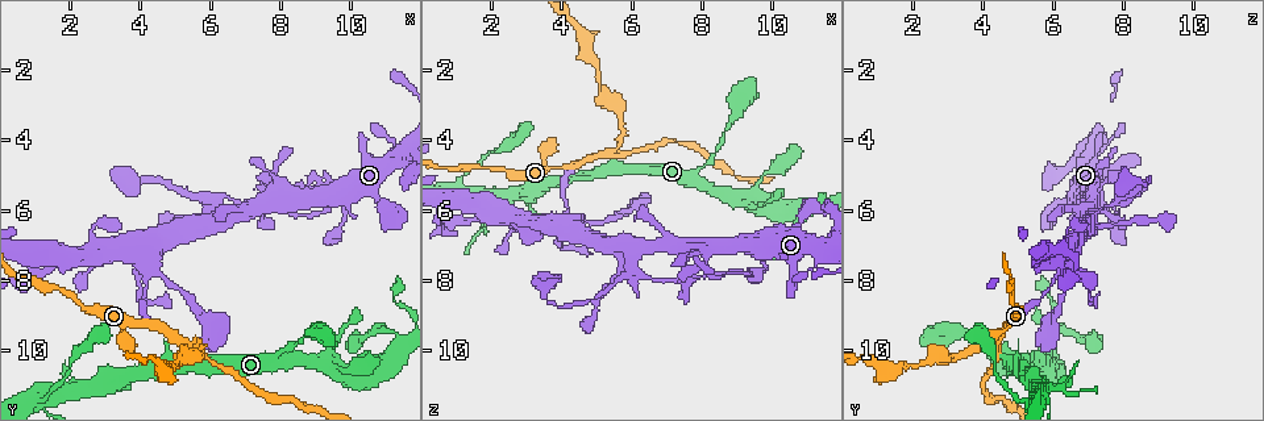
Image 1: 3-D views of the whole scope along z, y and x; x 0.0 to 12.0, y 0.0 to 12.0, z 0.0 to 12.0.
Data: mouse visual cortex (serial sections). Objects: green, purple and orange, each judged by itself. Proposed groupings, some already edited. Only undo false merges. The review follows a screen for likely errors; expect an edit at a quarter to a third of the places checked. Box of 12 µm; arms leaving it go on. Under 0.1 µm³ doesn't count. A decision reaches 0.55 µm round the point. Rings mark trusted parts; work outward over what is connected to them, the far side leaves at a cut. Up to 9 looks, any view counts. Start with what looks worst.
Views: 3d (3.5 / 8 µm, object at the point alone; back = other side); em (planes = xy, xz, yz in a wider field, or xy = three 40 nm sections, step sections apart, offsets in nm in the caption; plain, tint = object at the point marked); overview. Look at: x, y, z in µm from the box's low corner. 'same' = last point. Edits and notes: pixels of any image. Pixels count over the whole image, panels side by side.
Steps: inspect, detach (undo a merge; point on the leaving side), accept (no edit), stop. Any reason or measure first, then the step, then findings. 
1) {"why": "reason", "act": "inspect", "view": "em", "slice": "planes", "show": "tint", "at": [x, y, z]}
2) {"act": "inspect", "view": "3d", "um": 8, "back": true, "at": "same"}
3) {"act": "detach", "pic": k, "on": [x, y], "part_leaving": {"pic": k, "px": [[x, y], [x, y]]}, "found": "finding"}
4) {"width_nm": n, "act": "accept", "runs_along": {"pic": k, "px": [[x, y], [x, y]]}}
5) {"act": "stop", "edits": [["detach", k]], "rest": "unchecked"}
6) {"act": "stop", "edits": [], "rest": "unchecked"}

{"why": "three arms meet", "act": "inspect", "view": "3d", "um": 3.5, "at": [5.5, 9.9, 4.4]}

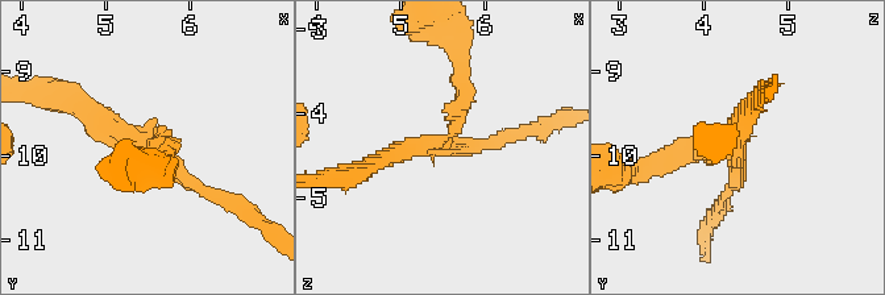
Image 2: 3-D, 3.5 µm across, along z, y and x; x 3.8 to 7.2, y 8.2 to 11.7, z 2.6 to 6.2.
{"arm_widths_nm": [150, 200, 250], "act": "detach", "pic": 2, "on": [461, 94], "part_leaving": {"pic": 2, "px": [[441, 142], [462, 106], [445, 34]]}, "found": "a second cell is stuck on"}

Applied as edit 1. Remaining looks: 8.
{"why": "redraw", "act": "inspect", "view": "overview"}

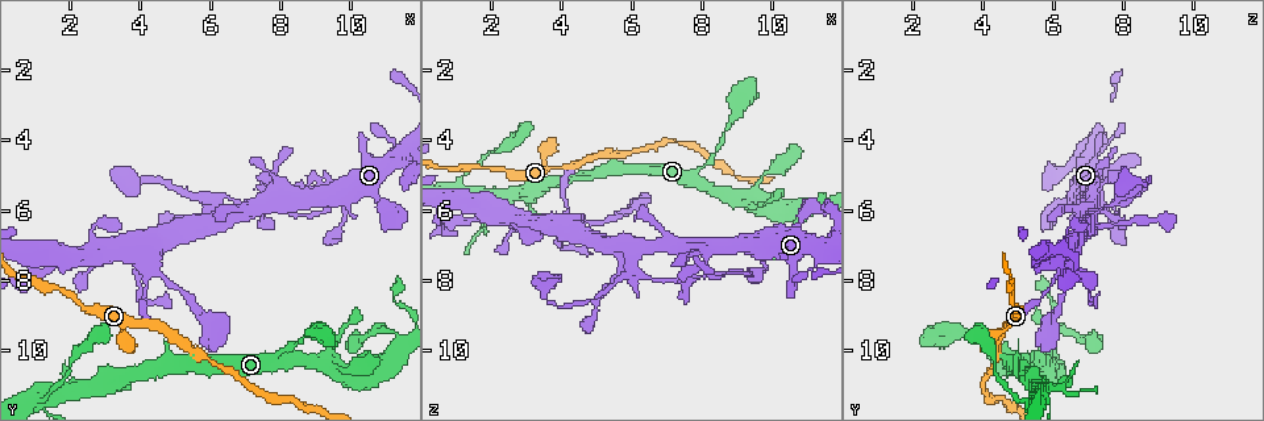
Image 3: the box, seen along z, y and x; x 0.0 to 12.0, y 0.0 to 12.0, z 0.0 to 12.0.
{"why": "two arms in line, one across", "act": "inspect", "view": "3d", "um": 3.5, "at": [6.0, 5.8, 7.6]}

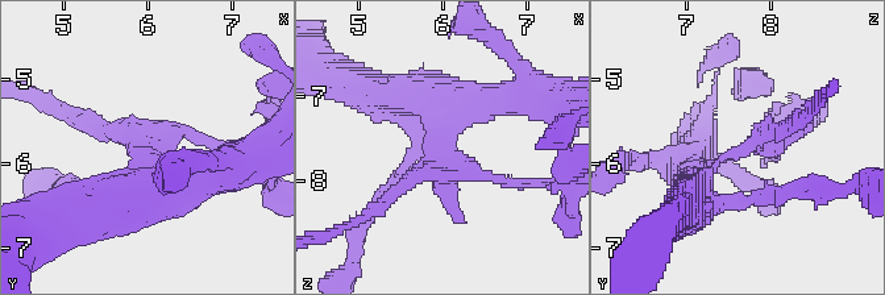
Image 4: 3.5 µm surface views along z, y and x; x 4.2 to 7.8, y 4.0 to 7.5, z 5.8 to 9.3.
{"why": "need the tissue", "act": "inspect", "view": "em", "slice": "xy", "step": 5, "show": "tint", "at": [6.00, 5.80, 7.60]}

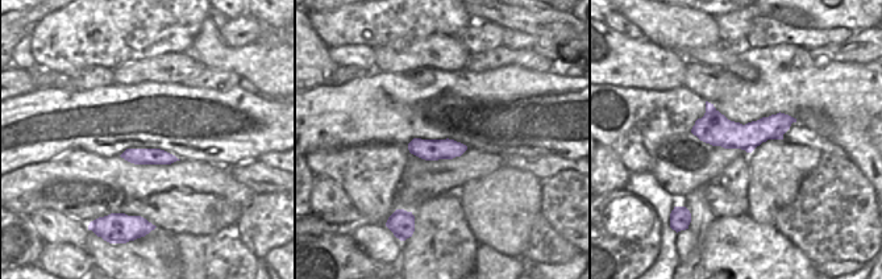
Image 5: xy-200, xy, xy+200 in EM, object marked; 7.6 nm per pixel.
{"width_nm": 160, "act": "detach", "pic": 4, "on": [528, 182], "found": "a second cell is stuck on"}

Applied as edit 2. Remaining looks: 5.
{"act": "inspect", "view": "overview"}

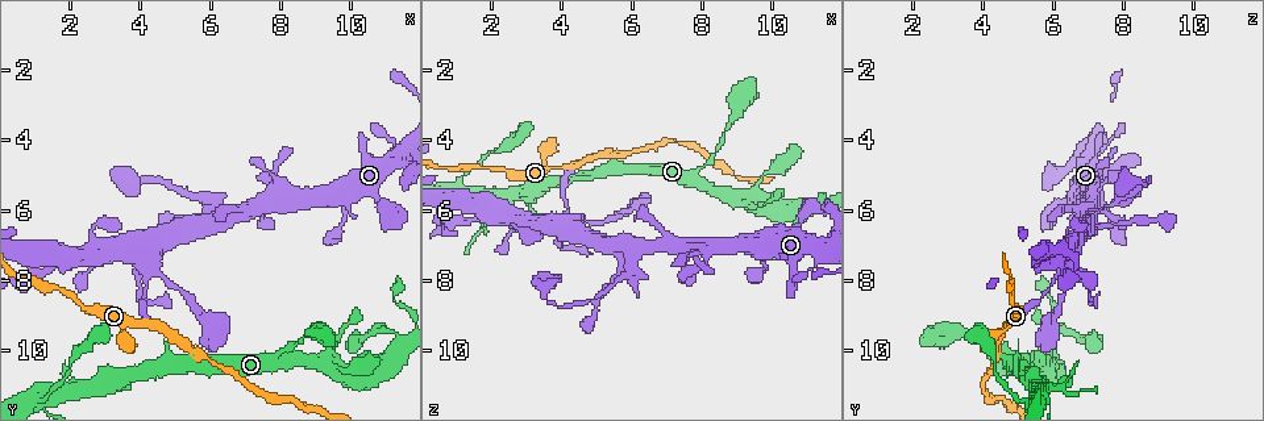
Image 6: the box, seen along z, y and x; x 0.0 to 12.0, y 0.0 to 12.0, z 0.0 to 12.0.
{"why": "abrupt turn", "act": "inspect", "view": "3d", "um": 3.5, "at": [1.4, 11.3, 4.9]}

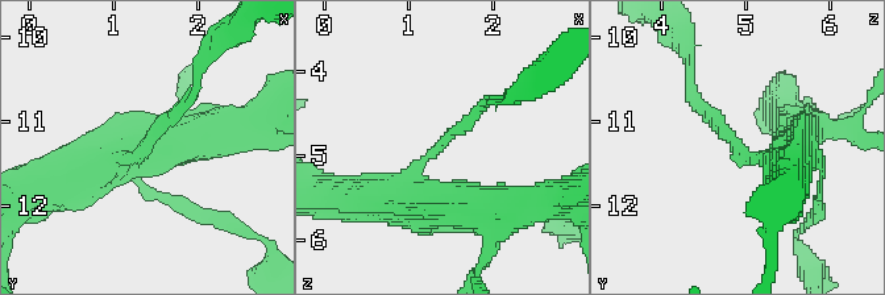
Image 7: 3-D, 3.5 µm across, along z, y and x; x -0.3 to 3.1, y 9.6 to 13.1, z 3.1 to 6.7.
{"arm_widths_nm": [200, 500], "why": "need the tissue", "act": "inspect", "view": "em", "slice": "xy", "step": 5, "show": "tint", "at": [1.35, 11.35, 4.95]}

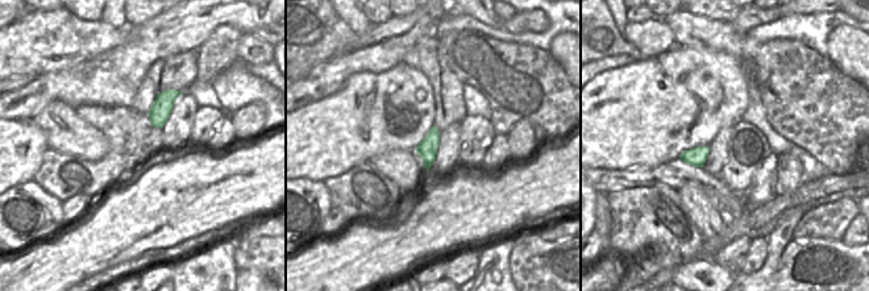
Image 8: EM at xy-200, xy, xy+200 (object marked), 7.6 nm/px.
{"act": "accept", "runs_along": {"pic": 7, "px": [[794, 148], [744, 156], [690, 95]]}, "found": "all the same cell"}

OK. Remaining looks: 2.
{"why": "thick turns thin", "act": "inspect", "view": "3d", "um": 8, "at": [8.2, 10.0, 4.6]}

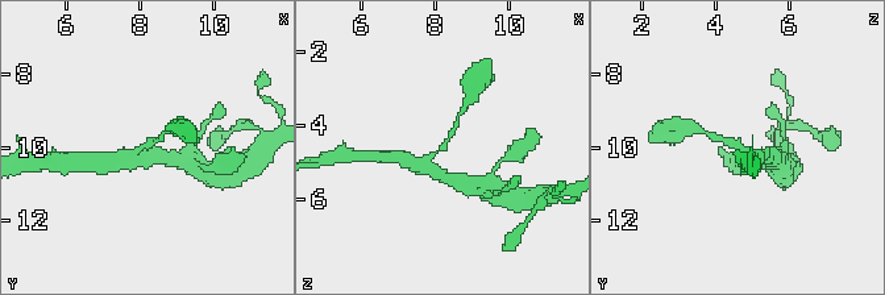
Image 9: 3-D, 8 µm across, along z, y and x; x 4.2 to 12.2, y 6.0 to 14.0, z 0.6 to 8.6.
{"why": "closer look", "act": "inspect", "view": "3d", "um": 3.5, "at": [8.2, 10.0, 4.7]}

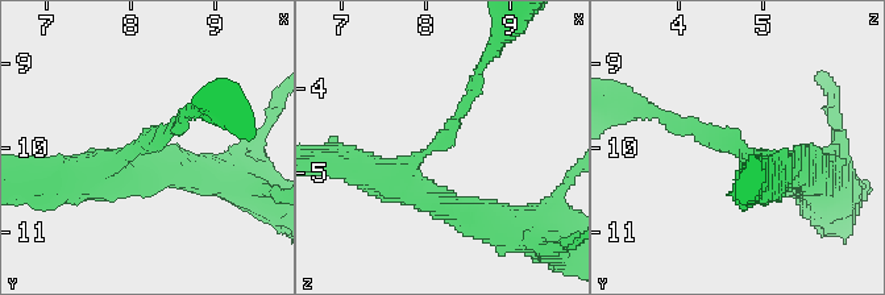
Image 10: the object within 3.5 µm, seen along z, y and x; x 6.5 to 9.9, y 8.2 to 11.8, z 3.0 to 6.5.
{"arm_widths_nm": [150, 450], "act": "accept", "runs_along": {"pic": 10, "px": [[372, 174], [445, 137], [477, 73]]}, "found": "continuous, no second cell"}

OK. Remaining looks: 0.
{"act": "stop", "edits": [["detach", 2], ["detach", 4]], "rest": "unchecked"}

